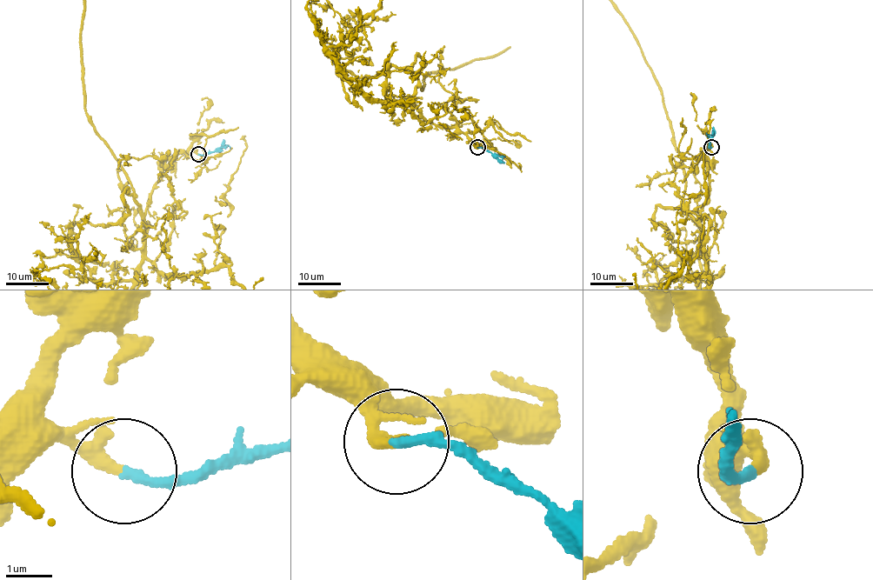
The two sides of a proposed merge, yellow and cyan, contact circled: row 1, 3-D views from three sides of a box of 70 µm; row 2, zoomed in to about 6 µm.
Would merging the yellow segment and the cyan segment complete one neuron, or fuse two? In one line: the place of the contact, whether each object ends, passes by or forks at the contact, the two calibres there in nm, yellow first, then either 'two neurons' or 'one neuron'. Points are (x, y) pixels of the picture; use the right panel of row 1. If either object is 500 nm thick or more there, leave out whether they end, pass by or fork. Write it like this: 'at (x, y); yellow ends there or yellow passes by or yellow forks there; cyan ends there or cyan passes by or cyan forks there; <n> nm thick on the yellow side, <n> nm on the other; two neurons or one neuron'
at (711, 147); yellow ends there; cyan ends there; 280 nm thick on the yellow side, 180 nm on the other; one neuron

